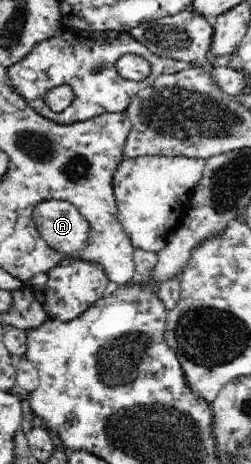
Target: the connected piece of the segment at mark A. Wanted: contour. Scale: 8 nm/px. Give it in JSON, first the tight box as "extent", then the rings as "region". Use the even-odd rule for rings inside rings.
{"extent":[32,199,90,255],"region":[[[59,199],[40,200],[33,207],[32,221],[41,239],[64,254],[74,255],[90,231],[75,206]]]}

